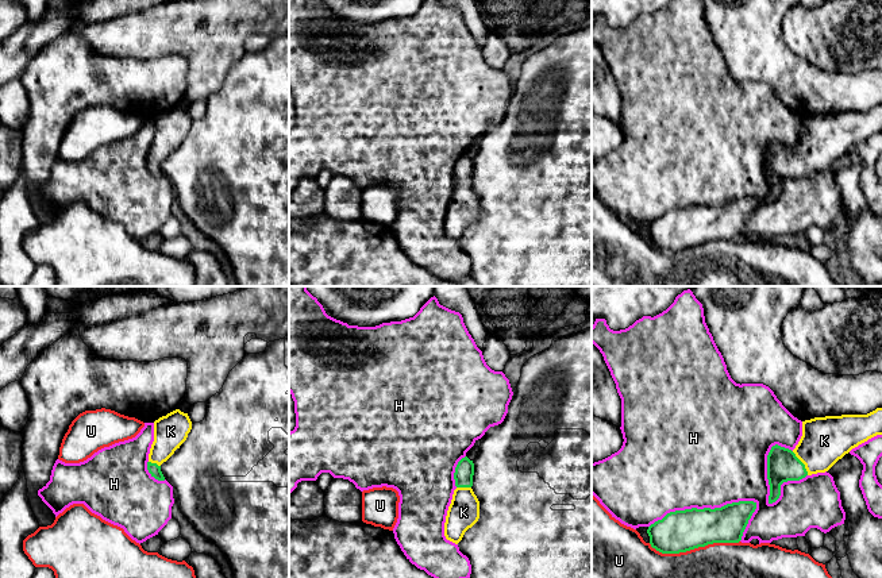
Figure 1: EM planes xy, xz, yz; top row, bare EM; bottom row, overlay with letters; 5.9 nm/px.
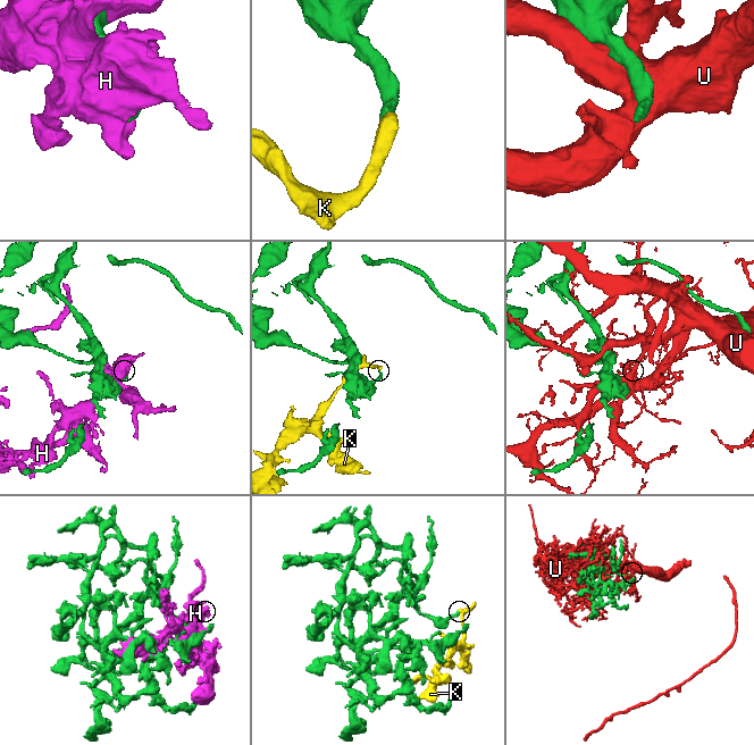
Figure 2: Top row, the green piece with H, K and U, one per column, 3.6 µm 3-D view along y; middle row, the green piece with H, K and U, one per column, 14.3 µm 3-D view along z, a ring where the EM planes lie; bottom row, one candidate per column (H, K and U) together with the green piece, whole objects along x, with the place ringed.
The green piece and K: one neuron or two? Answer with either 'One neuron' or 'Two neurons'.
One neuron

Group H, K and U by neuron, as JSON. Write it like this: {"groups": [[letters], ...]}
{"groups": [["H"], ["K"], ["U"]]}

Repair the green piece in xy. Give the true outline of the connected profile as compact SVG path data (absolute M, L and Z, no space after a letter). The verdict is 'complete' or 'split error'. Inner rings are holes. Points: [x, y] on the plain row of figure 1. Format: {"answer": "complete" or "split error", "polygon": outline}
{"answer": "split error", "polygon": "M176 107L154 119L154 139L150 146L147 167L158 178L165 178L161 162L186 138L192 127L188 111Z"}

